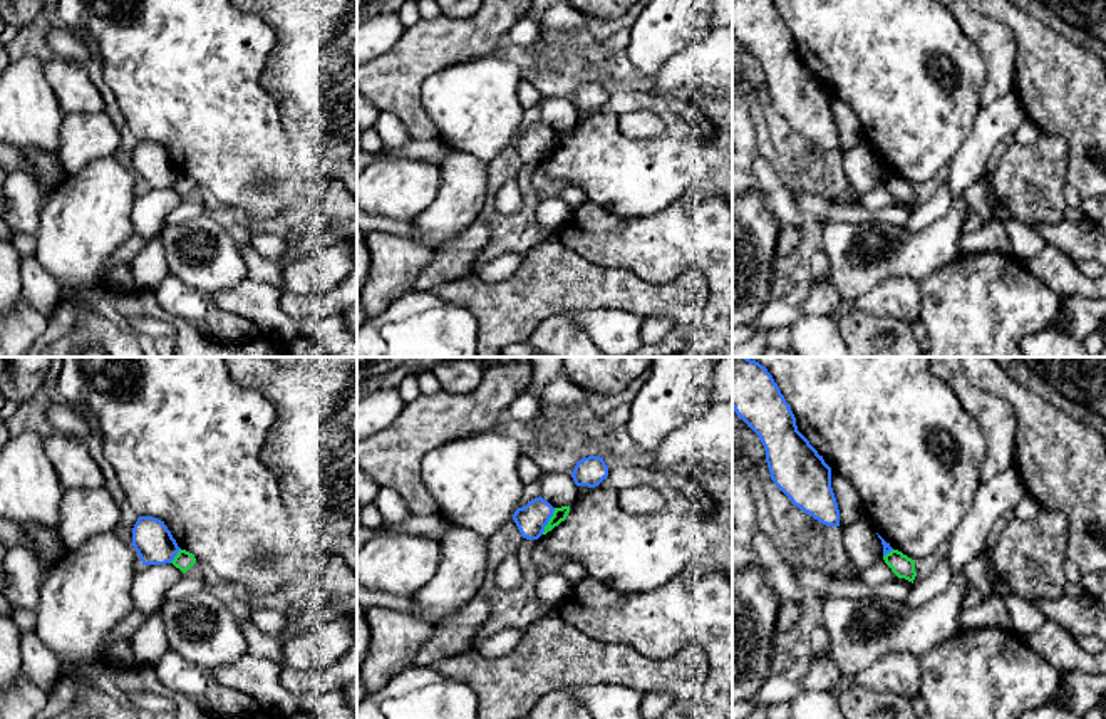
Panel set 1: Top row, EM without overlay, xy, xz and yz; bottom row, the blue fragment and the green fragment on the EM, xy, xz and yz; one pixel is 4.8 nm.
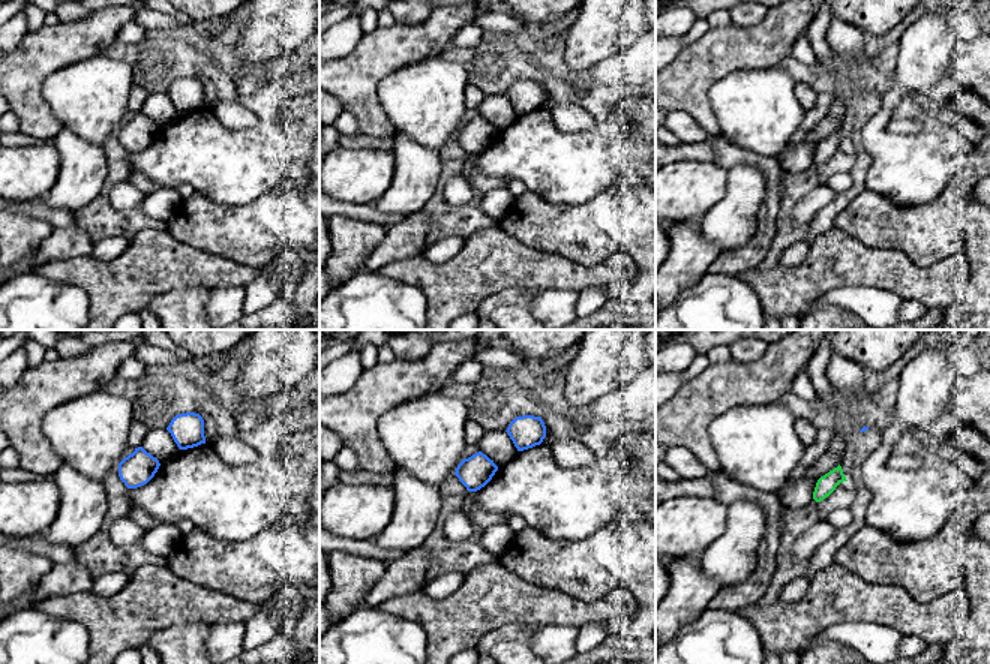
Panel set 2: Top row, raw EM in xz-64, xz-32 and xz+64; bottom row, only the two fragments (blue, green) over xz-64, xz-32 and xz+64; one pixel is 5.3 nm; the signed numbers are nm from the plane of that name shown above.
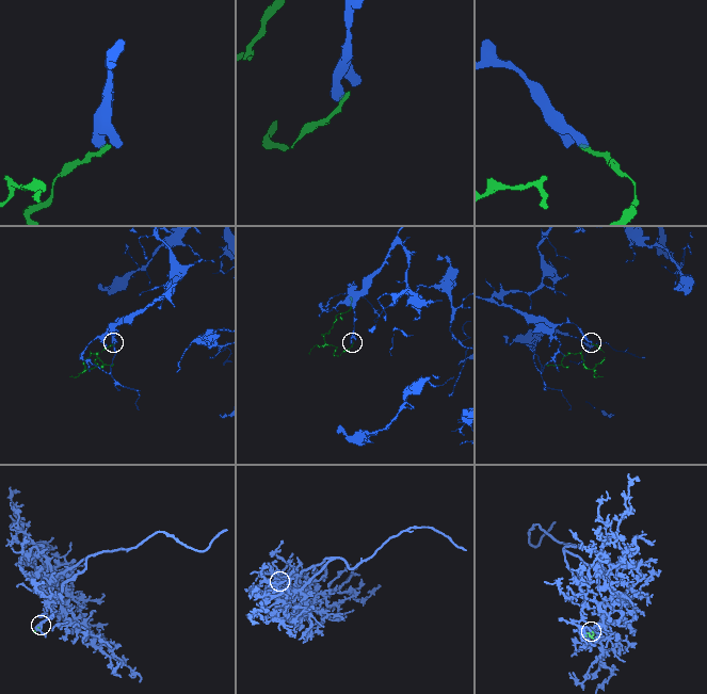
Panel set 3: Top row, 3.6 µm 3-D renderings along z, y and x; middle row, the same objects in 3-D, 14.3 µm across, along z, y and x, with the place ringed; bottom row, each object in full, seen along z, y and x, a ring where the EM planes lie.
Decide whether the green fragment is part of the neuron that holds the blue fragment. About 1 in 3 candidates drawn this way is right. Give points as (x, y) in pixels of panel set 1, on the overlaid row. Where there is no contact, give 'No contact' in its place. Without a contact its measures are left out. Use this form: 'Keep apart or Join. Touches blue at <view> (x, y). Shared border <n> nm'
Keep apart. Touches blue at xz (548, 520). Shared border 140 nm

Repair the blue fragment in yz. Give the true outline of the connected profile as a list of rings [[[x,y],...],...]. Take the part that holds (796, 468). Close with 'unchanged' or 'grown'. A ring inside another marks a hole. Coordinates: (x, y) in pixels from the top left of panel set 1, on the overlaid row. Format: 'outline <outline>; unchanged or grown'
outline [[[732,357],[732,409],[759,436],[769,476],[791,503],[826,526],[840,526],[831,468],[798,431],[773,375],[749,357]]]; unchanged

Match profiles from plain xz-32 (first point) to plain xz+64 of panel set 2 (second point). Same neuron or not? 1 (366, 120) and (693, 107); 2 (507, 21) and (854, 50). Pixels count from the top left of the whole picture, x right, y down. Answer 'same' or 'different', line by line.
1: same
2: same

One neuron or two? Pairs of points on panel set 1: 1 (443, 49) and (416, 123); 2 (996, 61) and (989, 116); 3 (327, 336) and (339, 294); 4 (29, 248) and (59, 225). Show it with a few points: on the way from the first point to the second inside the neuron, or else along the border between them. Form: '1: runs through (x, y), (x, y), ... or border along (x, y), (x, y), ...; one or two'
1: runs through (424, 66), (411, 79), (411, 104); one
2: border along (1012, 87), (982, 106); two
3: border along (339, 314), (295, 319); two
4: border along (34, 235), (36, 257); two

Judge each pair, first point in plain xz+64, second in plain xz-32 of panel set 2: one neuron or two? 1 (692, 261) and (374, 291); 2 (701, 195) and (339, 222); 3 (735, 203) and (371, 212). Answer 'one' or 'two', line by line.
1: two
2: two
3: two

